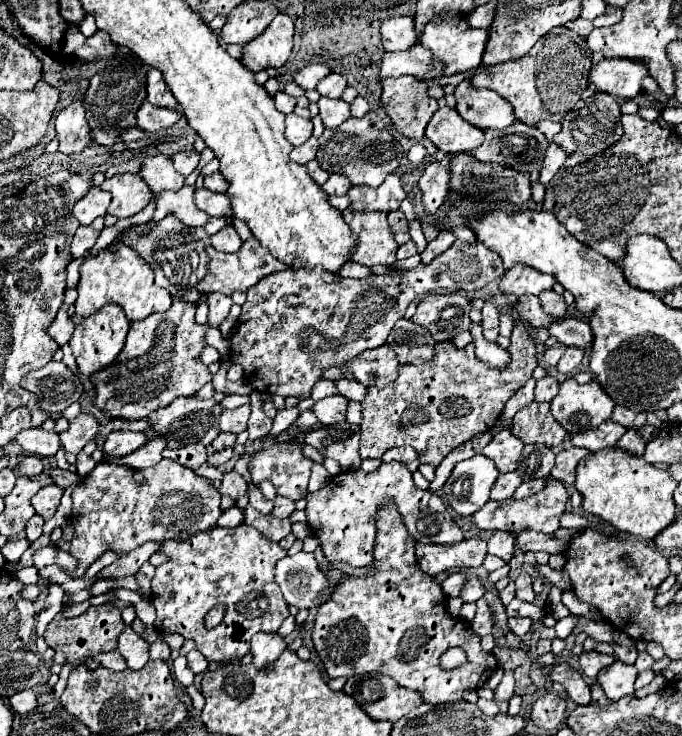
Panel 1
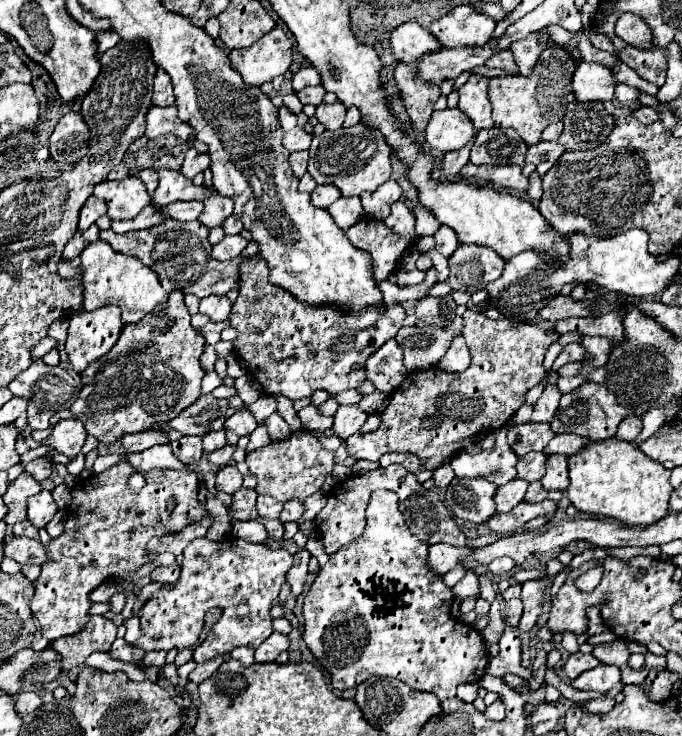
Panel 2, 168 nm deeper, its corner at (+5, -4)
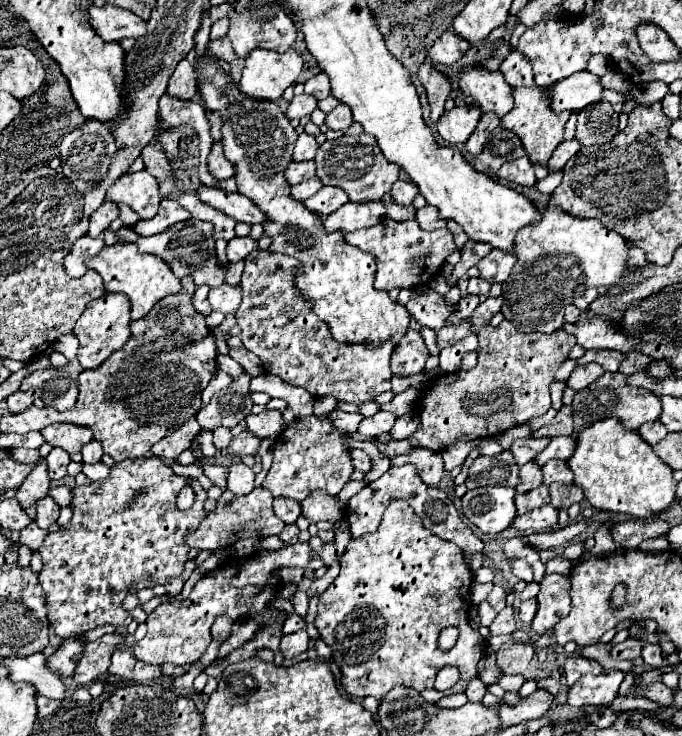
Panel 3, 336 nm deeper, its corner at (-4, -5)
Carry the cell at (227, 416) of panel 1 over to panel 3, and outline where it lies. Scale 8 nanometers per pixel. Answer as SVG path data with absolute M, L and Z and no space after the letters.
M264 411L258 415L248 415L246 425L260 439L274 439L282 433L284 419L280 411Z

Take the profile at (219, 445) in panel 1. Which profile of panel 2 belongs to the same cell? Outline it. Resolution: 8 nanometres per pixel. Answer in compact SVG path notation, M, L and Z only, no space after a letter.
M219 430L219 432L209 432L203 436L203 452L205 454L211 454L213 450L219 450L227 444L225 440L225 430Z

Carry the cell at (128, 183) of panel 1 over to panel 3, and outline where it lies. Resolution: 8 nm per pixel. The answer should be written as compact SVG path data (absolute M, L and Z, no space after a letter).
M148 171L122 175L106 193L106 201L130 205L140 219L152 219L158 213L162 201L158 193L158 181Z

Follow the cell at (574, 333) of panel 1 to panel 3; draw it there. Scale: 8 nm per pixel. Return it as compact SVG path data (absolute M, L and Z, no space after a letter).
M640 351L628 353L626 359L624 359L624 363L620 365L620 373L624 373L624 375L634 375L634 373L638 373L638 371L646 371L652 361L654 361L654 359L650 359L648 355L644 355L644 353L640 353Z

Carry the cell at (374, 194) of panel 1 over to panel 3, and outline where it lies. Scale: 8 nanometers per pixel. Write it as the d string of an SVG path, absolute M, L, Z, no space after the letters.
M396 181L394 187L392 187L392 191L390 191L390 195L392 195L394 201L400 203L400 205L412 205L414 197L418 195L418 189L416 189L416 185L410 183L410 181L408 181L408 183L406 183L406 181Z

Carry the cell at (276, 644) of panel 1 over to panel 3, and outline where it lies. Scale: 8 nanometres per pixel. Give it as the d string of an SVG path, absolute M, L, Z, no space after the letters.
M306 627L296 631L296 633L290 633L290 635L284 635L282 637L282 643L280 643L280 651L284 653L286 659L294 659L298 657L300 653L308 651L308 643L310 643L310 637L306 633Z

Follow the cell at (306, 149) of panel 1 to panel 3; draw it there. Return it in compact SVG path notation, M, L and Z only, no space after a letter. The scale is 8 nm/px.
M304 161L304 163L290 163L284 171L284 177L286 177L288 185L298 185L306 179L312 179L314 173L316 173L316 163Z

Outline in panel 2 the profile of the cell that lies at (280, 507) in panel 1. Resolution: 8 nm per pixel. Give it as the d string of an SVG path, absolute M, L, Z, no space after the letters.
M289 500L285 506L283 506L283 512L281 512L281 522L285 524L285 522L297 522L299 518L301 518L301 514L303 514L303 502L299 502L299 500Z

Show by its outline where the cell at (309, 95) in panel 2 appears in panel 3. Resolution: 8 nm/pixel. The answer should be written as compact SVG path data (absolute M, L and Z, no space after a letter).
M296 95L290 105L288 105L288 111L286 111L286 117L288 119L300 119L304 115L310 115L314 109L316 109L318 101L312 97L312 95Z

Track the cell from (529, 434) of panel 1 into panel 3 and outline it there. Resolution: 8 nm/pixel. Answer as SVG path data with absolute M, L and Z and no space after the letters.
M528 437L528 439L516 439L510 447L514 459L516 459L516 465L522 467L526 465L528 461L532 461L546 445L550 443L550 439L534 439L534 437Z

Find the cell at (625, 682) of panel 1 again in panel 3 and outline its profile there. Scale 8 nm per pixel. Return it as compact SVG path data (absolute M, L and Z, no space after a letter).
M612 669L610 673L602 671L600 675L584 675L570 687L568 705L576 709L582 709L586 705L610 705L618 695L622 679L624 673L616 669Z

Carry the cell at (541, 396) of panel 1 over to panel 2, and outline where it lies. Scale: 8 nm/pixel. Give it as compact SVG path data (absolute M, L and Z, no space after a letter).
M547 386L545 392L541 394L541 398L535 402L533 406L533 416L531 420L535 422L551 422L553 420L553 414L559 406L559 398L561 398L561 392L557 386Z

